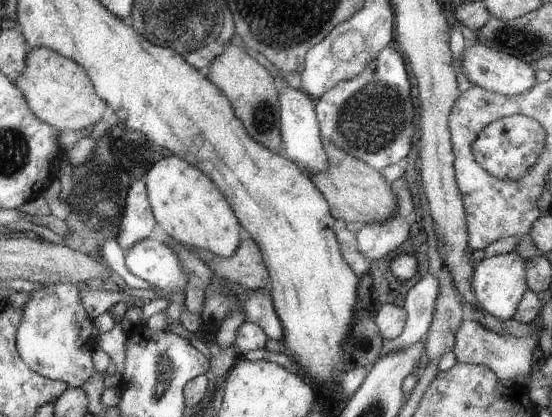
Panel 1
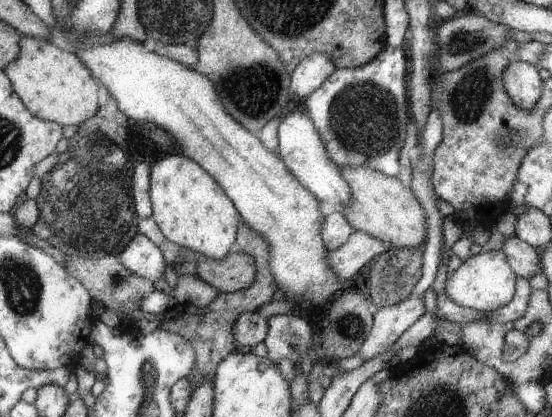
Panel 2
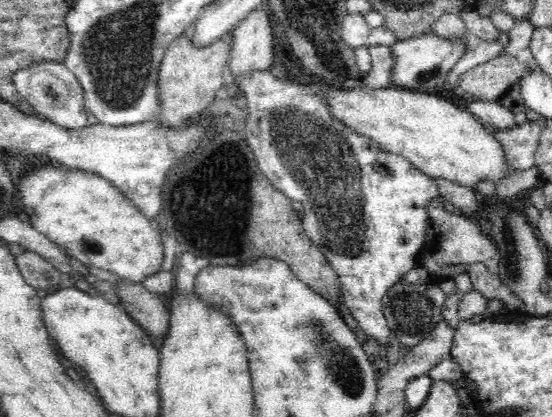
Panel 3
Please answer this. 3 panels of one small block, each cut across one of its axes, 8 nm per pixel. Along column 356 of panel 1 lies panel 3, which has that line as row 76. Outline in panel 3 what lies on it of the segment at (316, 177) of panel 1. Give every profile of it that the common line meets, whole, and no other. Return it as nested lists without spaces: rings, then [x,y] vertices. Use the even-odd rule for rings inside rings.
[[[188,32],[178,36],[168,46],[168,52],[164,54],[162,66],[160,66],[160,78],[158,78],[158,98],[162,100],[162,114],[158,118],[158,126],[168,130],[178,130],[182,124],[194,122],[192,116],[200,116],[208,104],[216,102],[216,92],[226,86],[224,76],[230,62],[232,52],[232,32],[228,32],[224,38],[210,46],[192,46],[192,38],[188,38]]]

